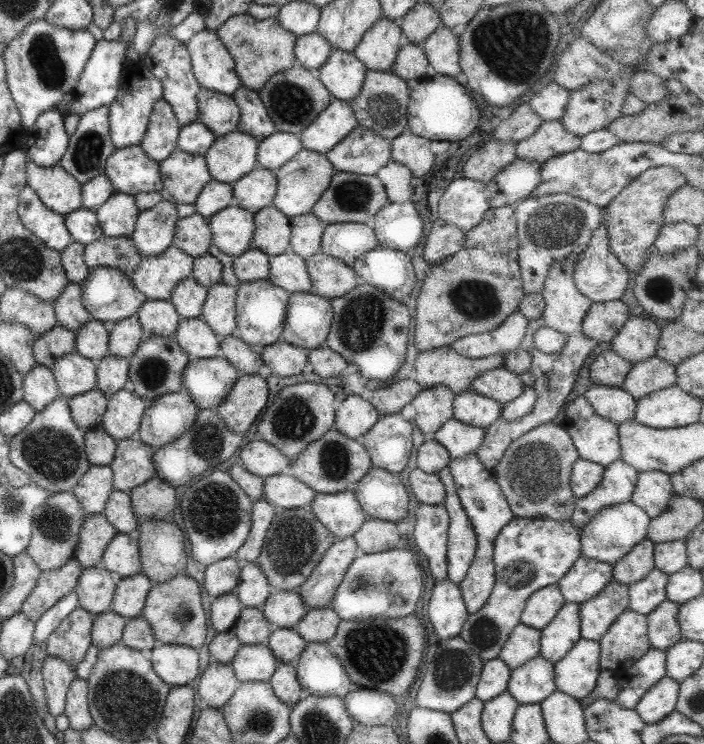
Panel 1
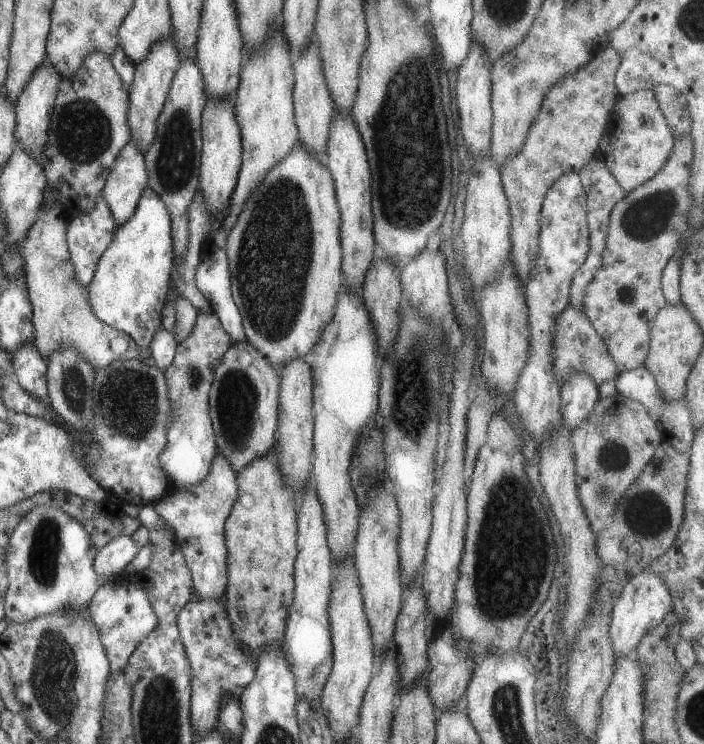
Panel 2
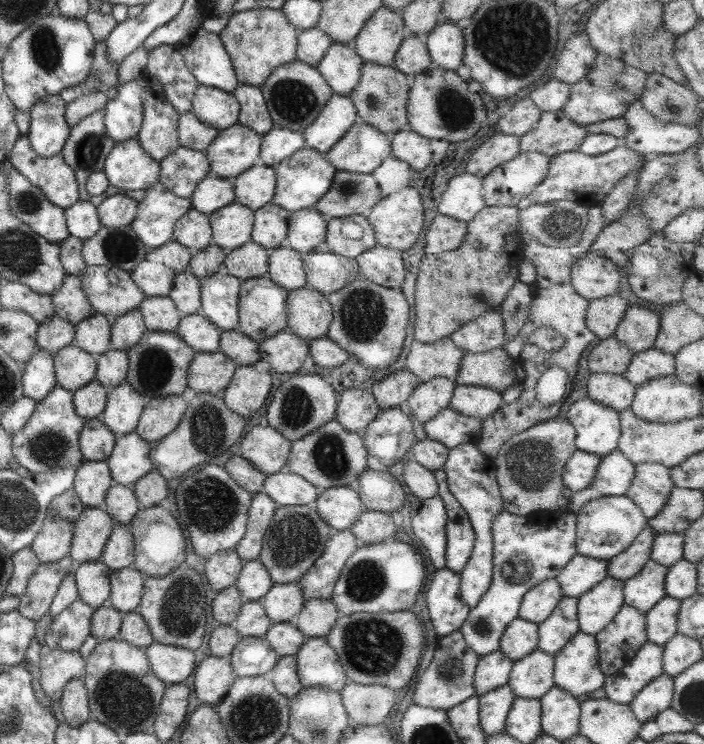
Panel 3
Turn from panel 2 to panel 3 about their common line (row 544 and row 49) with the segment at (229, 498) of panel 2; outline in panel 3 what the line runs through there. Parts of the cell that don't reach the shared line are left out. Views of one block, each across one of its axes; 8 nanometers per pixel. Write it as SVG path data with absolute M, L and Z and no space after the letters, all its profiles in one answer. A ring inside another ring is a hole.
M197 26L175 46L184 58L189 74L199 85L231 93L238 87L232 62L216 33Z

